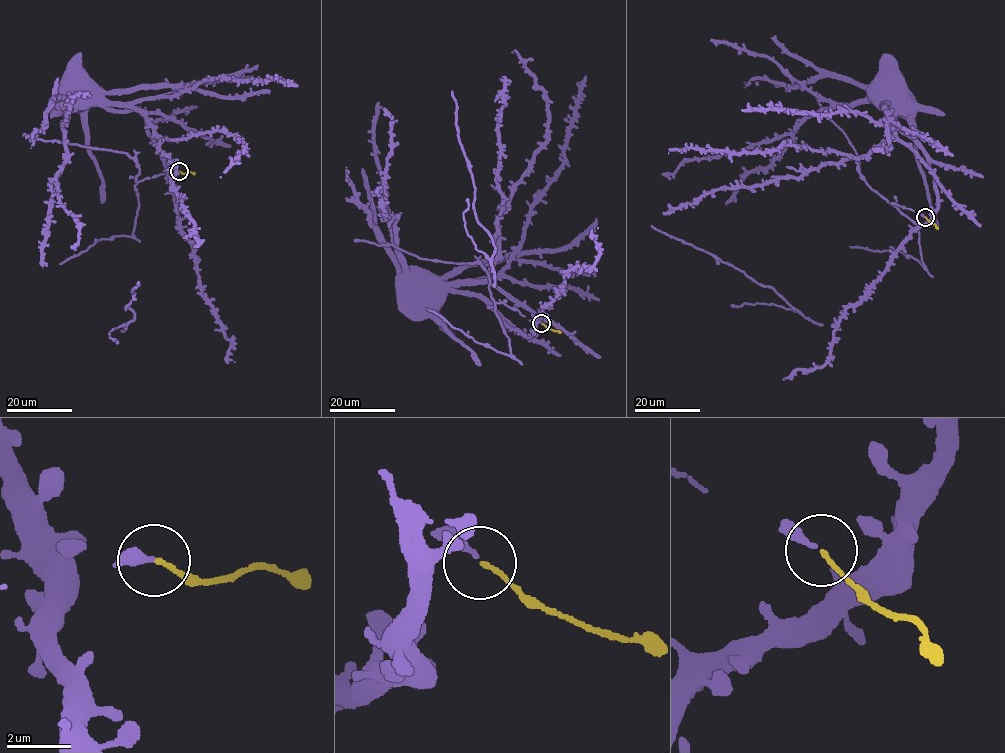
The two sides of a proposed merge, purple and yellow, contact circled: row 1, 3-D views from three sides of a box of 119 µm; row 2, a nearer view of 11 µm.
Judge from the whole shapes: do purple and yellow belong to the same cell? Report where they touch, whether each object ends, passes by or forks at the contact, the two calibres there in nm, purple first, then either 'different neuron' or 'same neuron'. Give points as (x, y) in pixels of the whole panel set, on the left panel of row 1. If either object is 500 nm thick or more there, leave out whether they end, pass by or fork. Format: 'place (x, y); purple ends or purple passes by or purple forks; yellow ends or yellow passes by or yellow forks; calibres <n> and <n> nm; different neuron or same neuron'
place (179, 171); purple ends; yellow ends; calibres 200 and 120 nm; same neuron

